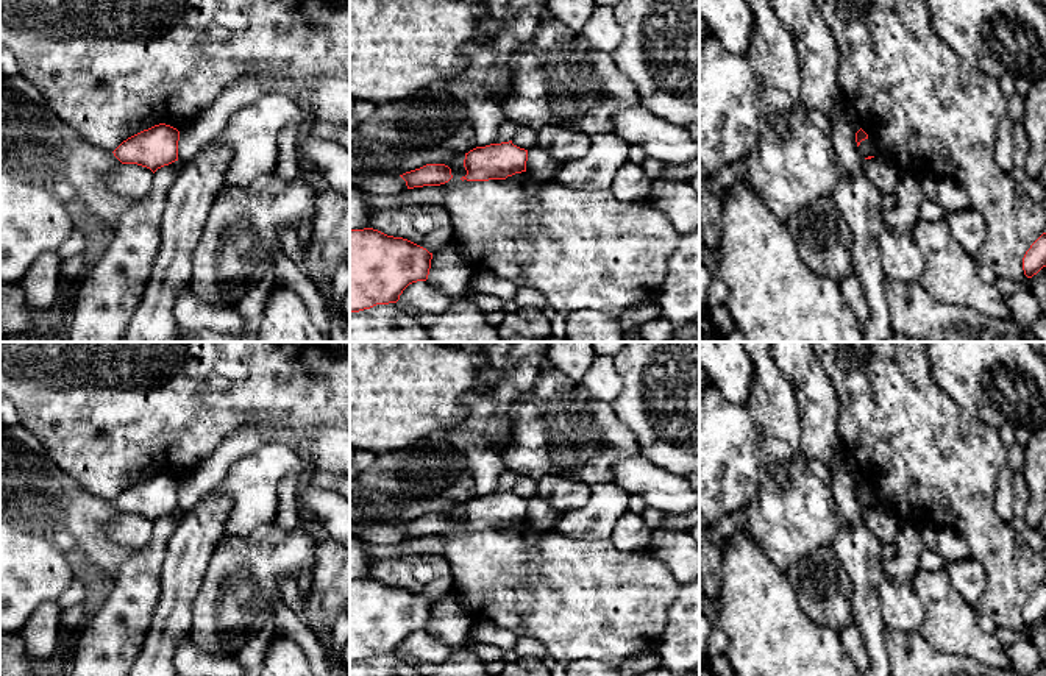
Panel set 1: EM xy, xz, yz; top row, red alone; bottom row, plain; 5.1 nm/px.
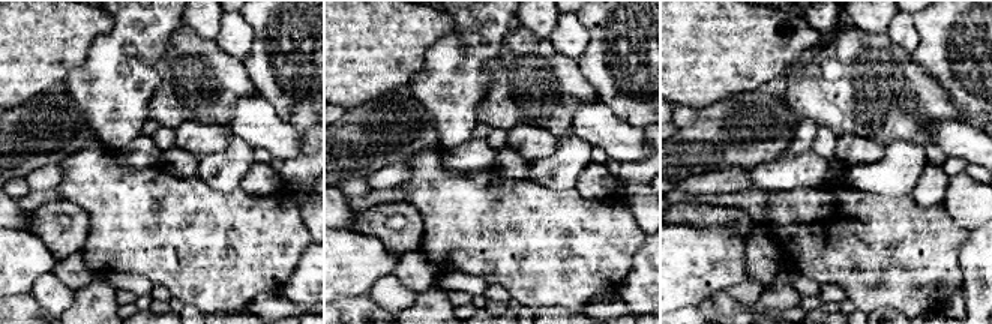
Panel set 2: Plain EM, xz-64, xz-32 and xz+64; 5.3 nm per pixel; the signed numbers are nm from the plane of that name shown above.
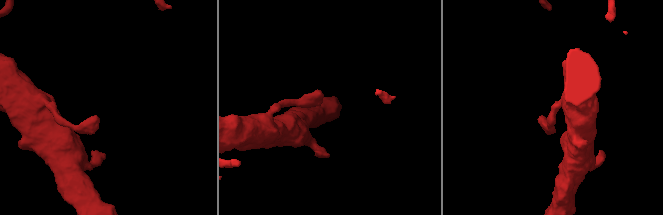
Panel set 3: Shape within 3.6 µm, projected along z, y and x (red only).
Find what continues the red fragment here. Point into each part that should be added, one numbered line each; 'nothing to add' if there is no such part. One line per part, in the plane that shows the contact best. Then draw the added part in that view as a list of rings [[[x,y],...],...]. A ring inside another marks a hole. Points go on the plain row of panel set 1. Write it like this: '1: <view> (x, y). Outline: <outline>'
nothing to add

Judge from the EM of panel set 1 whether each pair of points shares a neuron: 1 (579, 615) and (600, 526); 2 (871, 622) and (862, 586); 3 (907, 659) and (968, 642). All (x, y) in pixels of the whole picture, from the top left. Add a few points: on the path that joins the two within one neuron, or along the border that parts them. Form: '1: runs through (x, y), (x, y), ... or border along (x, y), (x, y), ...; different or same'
1: border along (561, 533), (581, 539), (609, 539); different
2: runs through (867, 612), (865, 595); same
3: border along (917, 629), (939, 650), (967, 654), (973, 659); different

